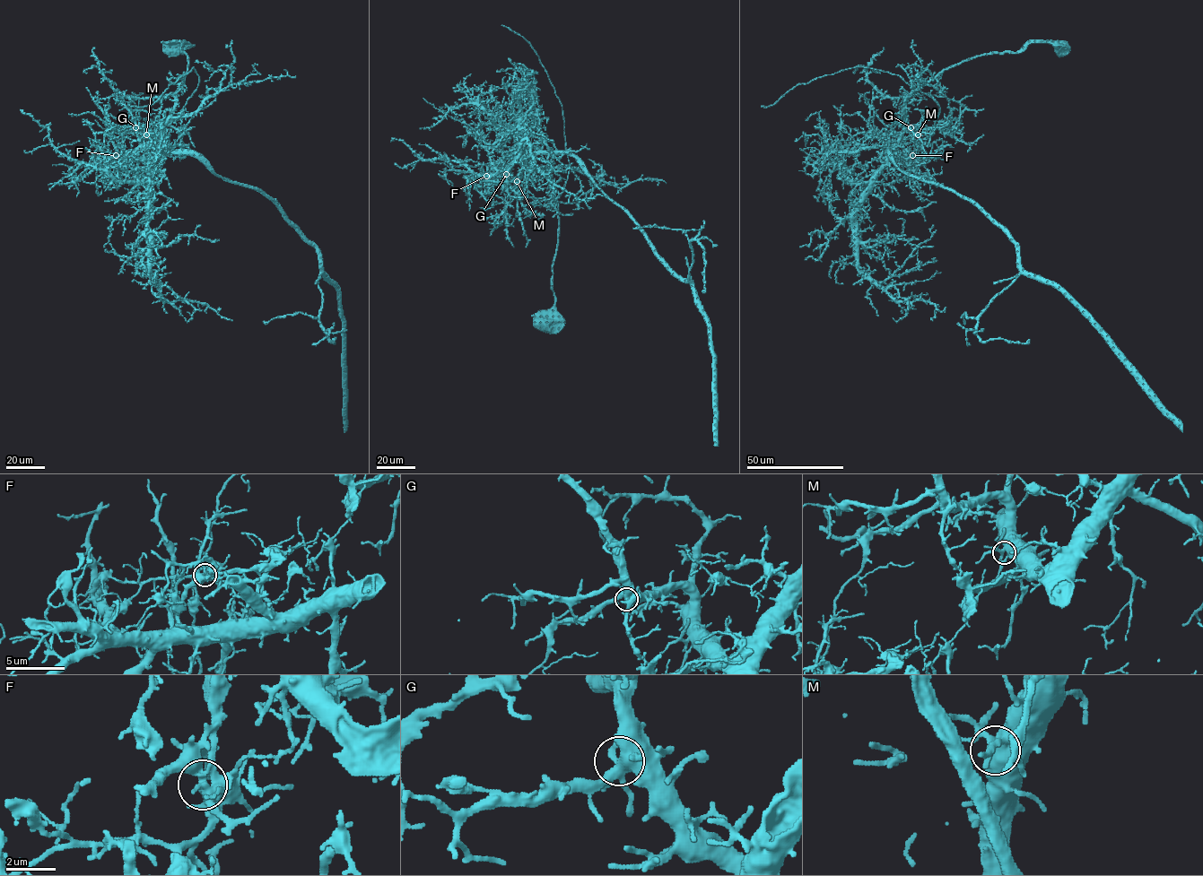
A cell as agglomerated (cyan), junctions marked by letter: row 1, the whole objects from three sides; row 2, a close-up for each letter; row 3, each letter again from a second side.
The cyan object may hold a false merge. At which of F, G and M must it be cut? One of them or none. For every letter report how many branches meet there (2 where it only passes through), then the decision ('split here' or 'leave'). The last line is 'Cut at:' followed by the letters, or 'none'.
F: 5 branches meet; split here
G: 5 branches meet; leave
M: 4 branches meet; leave
Cut at: F

